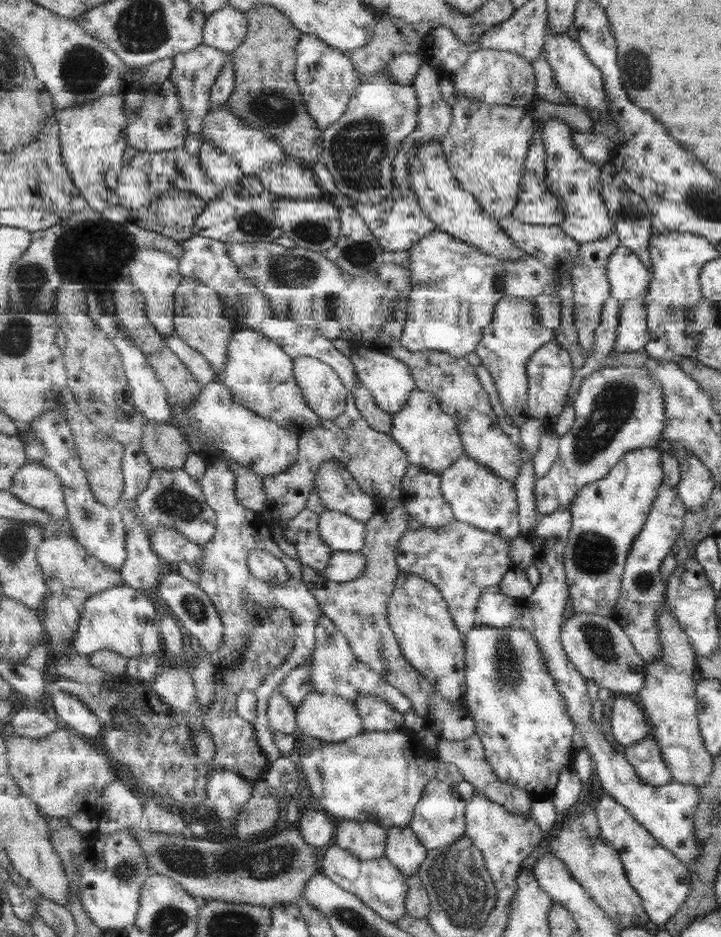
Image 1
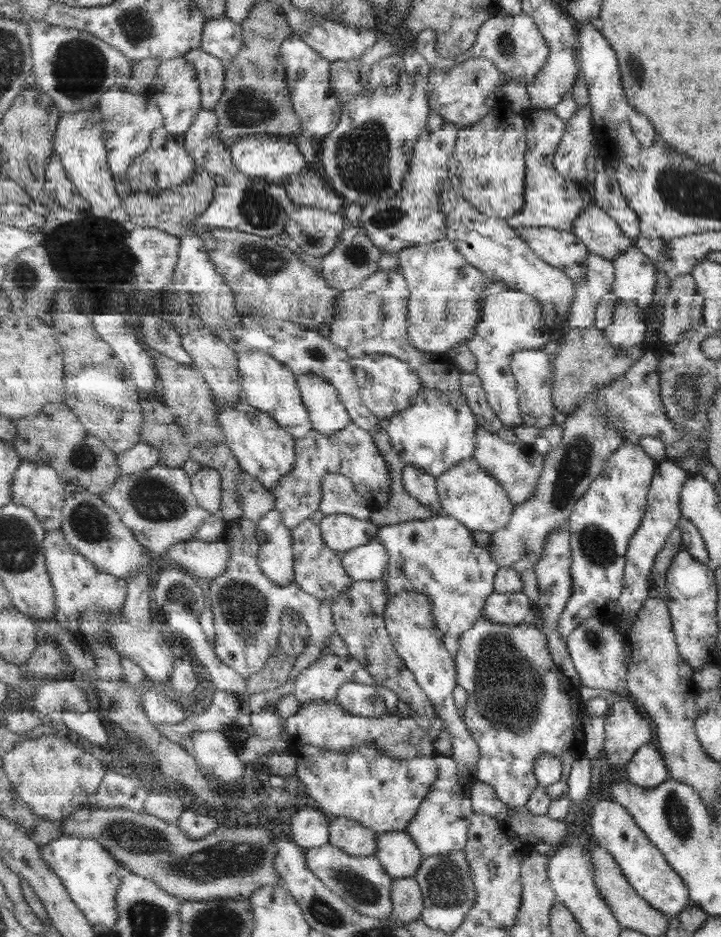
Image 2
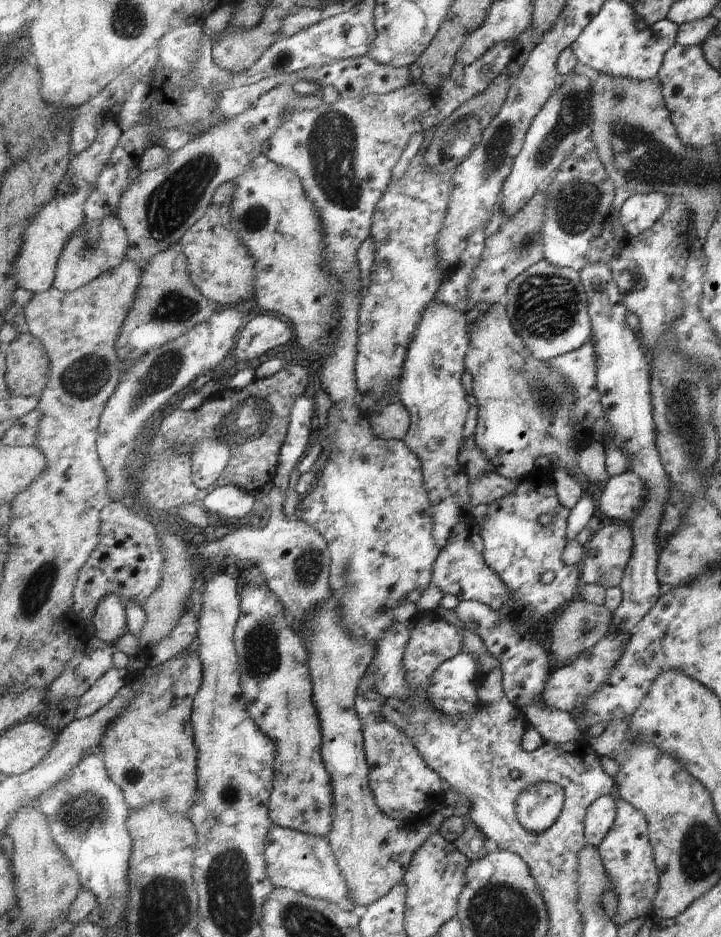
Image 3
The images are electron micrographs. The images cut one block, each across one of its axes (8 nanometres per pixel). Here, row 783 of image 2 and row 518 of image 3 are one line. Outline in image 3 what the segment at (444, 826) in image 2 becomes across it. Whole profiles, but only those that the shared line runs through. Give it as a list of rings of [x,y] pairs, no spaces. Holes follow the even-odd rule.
[[[434,300],[425,310],[424,318],[420,321],[420,326],[408,349],[403,375],[400,377],[399,402],[409,410],[412,417],[411,429],[404,442],[421,460],[424,469],[424,484],[434,507],[434,536],[437,545],[441,548],[461,534],[463,529],[467,529],[468,523],[473,519],[471,516],[472,496],[468,490],[470,482],[464,479],[463,468],[459,462],[464,427],[473,401],[465,391],[463,383],[467,372],[464,361],[472,343],[466,314],[465,311],[459,311],[453,306]]]

